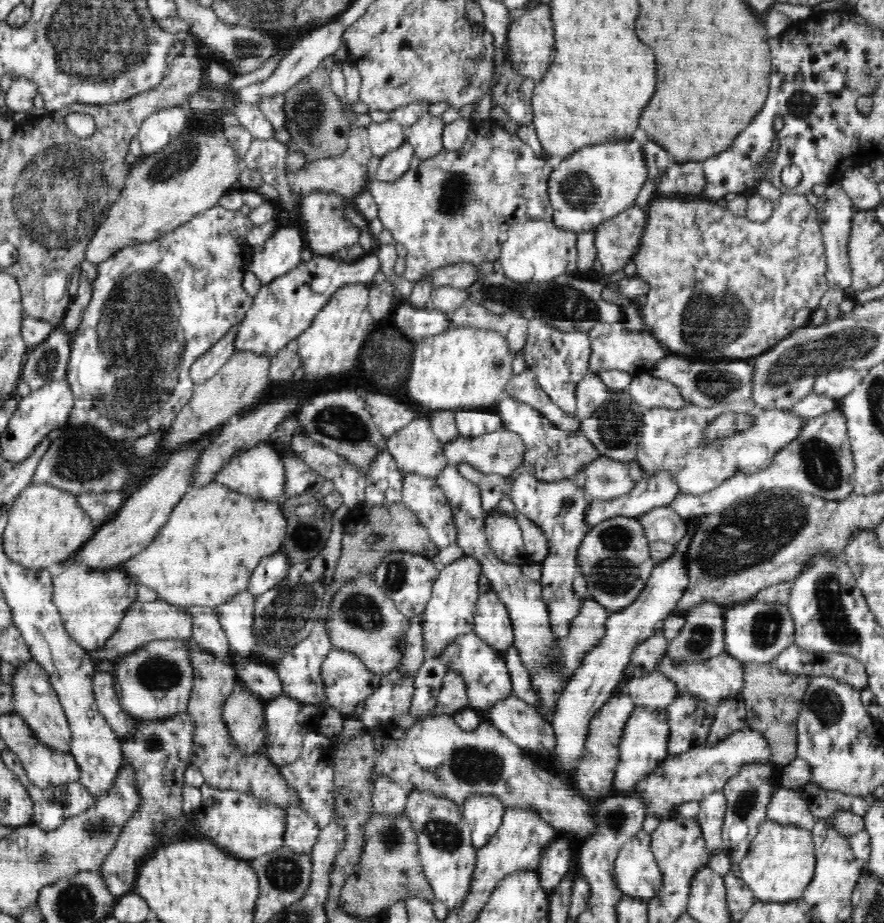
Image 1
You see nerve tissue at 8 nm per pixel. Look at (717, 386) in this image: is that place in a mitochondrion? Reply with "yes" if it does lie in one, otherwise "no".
yes

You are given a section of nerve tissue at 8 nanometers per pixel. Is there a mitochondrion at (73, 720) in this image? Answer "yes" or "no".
no

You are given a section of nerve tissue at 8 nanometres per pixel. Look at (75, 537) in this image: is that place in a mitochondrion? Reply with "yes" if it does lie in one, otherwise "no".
no

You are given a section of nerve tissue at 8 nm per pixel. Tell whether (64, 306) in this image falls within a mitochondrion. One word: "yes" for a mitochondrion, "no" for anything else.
no

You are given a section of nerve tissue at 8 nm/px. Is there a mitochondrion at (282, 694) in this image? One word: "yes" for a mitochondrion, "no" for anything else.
no

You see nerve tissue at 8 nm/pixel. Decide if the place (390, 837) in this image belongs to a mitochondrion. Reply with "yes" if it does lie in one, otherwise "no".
yes

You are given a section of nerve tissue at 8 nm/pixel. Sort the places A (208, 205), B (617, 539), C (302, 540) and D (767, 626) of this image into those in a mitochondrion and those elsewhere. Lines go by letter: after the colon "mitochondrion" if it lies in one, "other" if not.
A: other
B: mitochondrion
C: mitochondrion
D: mitochondrion

